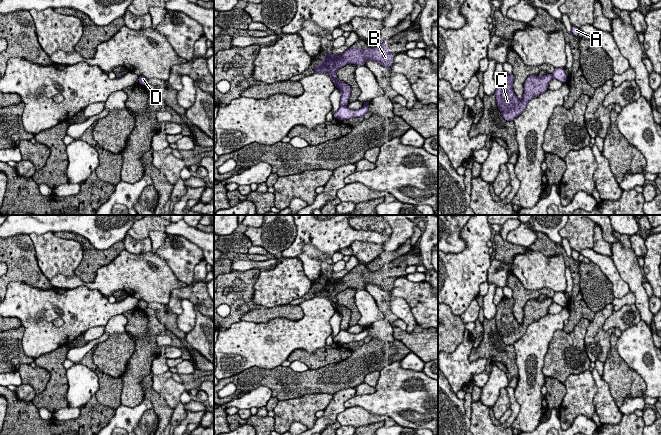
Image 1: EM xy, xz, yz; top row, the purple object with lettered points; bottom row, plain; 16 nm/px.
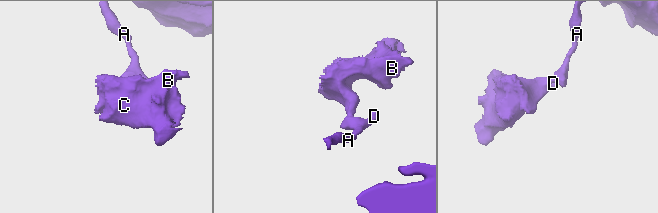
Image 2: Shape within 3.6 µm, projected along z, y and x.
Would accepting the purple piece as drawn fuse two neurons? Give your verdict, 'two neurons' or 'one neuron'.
two neurons

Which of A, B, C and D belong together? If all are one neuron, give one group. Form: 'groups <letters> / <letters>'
groups A D / B C

